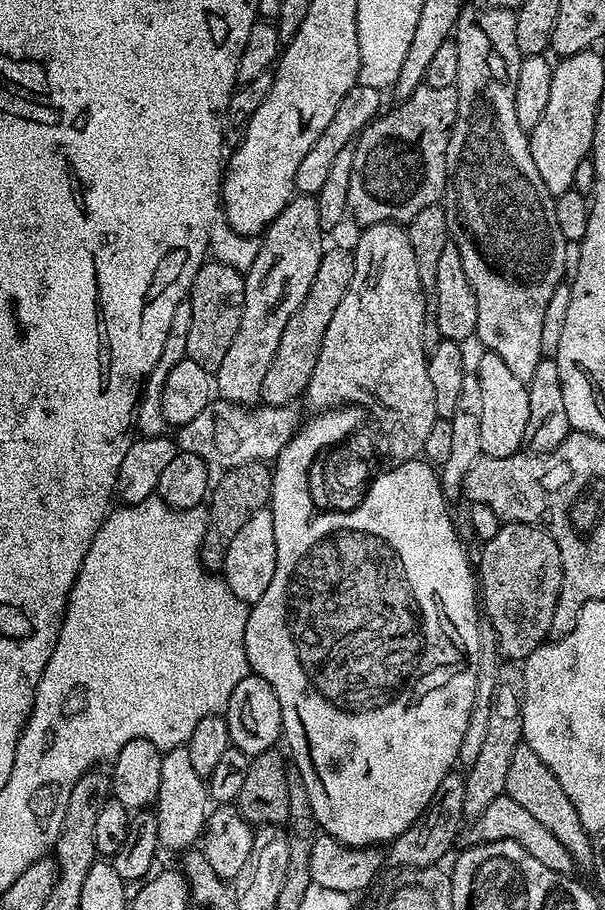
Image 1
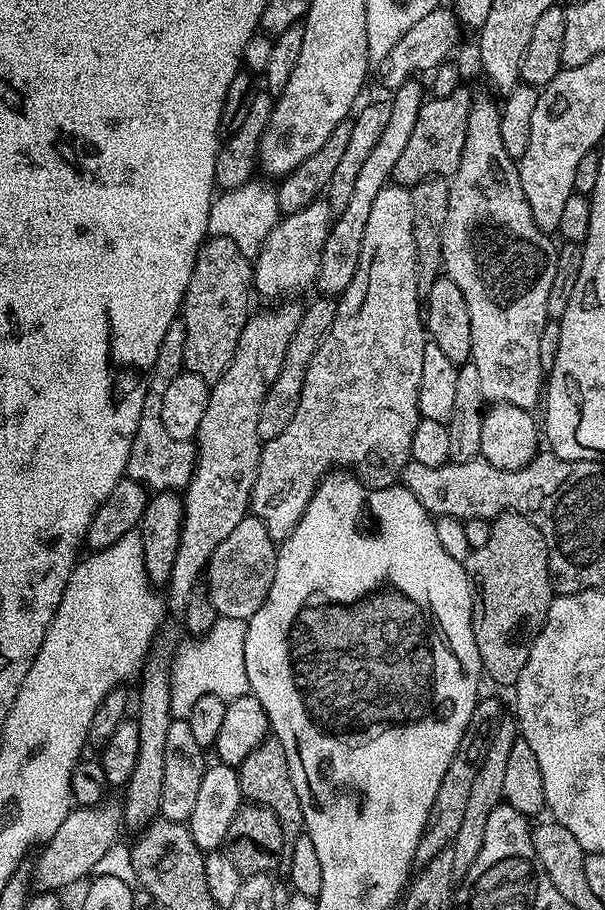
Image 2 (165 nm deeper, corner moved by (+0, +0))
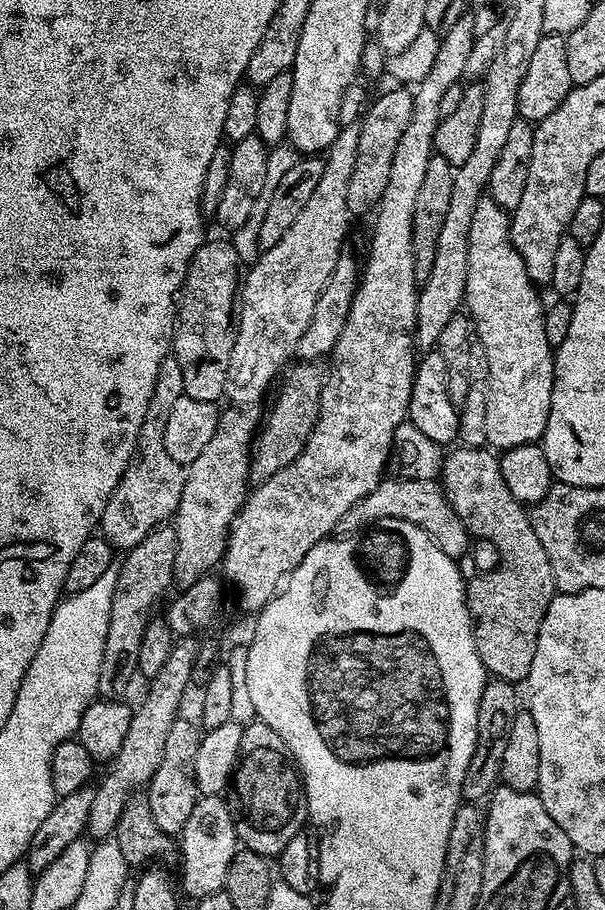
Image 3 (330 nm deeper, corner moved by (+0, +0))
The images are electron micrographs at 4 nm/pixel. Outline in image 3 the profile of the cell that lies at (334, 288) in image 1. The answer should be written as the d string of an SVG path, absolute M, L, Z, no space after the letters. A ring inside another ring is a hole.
M296 362L292 369L289 367L279 381L280 393L268 412L268 417L263 417L262 427L254 441L252 460L248 464L248 482L255 486L266 482L266 478L274 478L278 470L290 466L306 446L310 434L320 417L320 399L322 386L326 375L325 369L316 362Z

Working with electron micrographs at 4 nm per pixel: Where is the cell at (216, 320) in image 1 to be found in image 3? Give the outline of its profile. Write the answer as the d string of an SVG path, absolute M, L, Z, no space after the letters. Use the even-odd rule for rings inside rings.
M205 239L192 256L184 287L178 293L170 349L182 370L184 395L198 398L198 402L216 402L224 396L230 350L234 350L241 287L242 263L235 246L227 239Z

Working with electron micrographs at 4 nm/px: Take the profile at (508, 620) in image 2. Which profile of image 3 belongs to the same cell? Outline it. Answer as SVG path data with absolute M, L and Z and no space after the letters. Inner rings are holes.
M453 447L444 457L440 485L469 533L494 542L500 555L496 568L473 575L473 580L469 579L466 584L478 658L482 658L489 677L523 682L528 677L540 623L557 591L550 558L546 558L546 550L542 550L542 542L538 542L538 534L534 534L534 526L530 526L525 505L510 494L510 486L502 478L499 457L491 449Z

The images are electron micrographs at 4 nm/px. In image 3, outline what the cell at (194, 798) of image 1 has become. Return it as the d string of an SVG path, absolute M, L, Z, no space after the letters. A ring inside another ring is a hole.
M178 718L174 726L170 726L170 734L166 737L166 750L162 750L162 766L158 766L146 785L150 814L154 814L154 822L158 822L160 829L171 837L175 837L186 826L198 799L194 758L198 754L201 735L201 729L197 725Z

